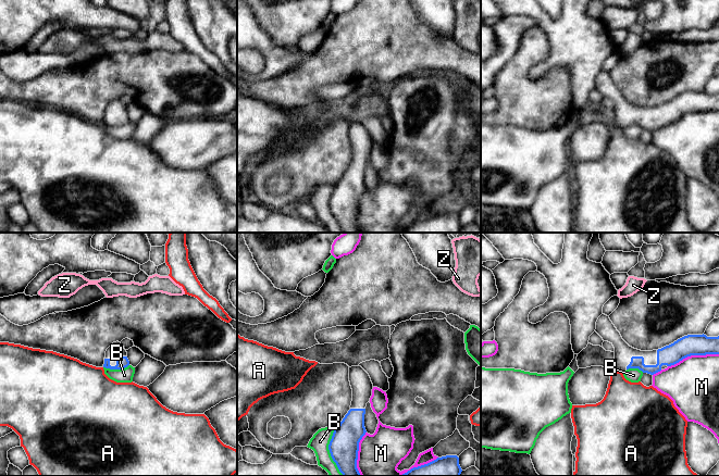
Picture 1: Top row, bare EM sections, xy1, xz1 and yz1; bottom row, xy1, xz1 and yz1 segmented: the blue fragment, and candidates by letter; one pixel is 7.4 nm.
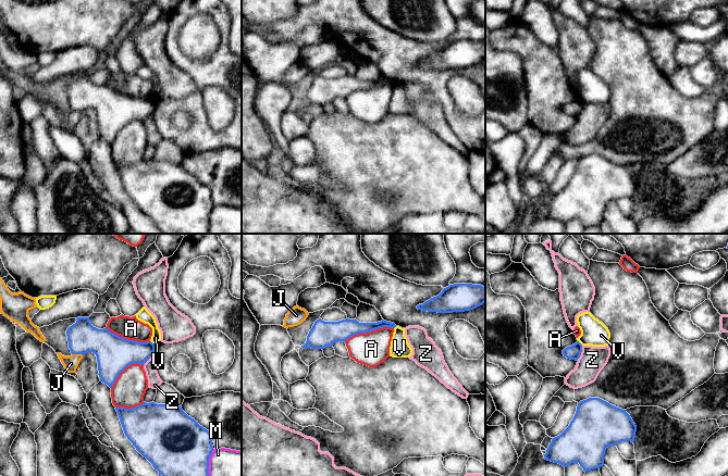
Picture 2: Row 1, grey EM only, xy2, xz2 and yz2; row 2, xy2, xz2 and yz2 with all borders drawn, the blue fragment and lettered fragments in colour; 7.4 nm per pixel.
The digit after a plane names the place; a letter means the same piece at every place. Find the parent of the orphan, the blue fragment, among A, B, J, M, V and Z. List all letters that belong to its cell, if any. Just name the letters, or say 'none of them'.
none of them

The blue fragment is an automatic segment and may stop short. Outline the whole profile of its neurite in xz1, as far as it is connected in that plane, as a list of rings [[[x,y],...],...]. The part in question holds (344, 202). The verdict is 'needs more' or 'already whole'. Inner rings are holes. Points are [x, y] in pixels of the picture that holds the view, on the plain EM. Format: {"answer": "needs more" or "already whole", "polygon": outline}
{"answer": "needs more", "polygon": [[[361,123],[349,124],[352,146],[350,166],[334,186],[328,206],[343,233],[361,233],[357,225],[359,199],[365,191],[364,171],[373,140]]]}

